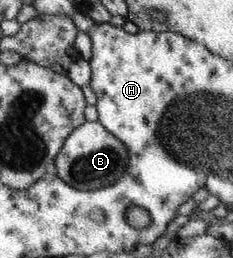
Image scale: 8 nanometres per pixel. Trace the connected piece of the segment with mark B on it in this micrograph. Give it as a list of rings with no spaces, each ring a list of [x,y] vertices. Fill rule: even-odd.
[[[99,120],[86,121],[69,136],[57,156],[56,175],[80,191],[94,191],[117,183],[127,170],[129,162],[130,154],[122,140],[119,140]]]

